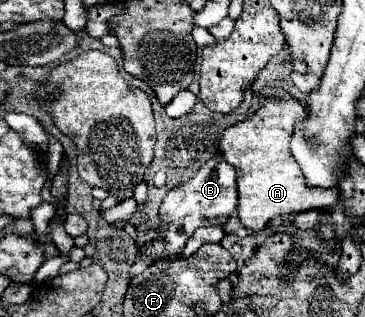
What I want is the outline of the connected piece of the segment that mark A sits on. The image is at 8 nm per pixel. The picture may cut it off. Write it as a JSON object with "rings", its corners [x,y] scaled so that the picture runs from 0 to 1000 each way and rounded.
{"rings":[[[734,306],[712,344],[674,382],[647,388],[614,413],[597,445],[597,470],[641,533],[652,590],[652,685],[674,722],[718,729],[729,703],[762,678],[827,672],[849,659],[899,659],[932,634],[926,596],[844,596],[833,584],[833,552],[800,489],[789,483],[789,451],[805,394],[833,375],[833,325],[795,312]]]}

